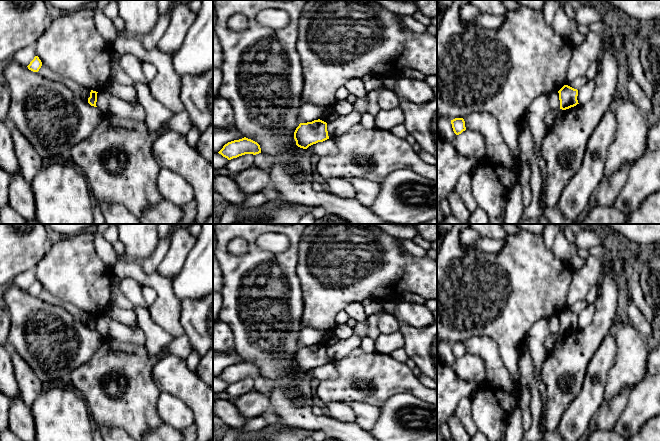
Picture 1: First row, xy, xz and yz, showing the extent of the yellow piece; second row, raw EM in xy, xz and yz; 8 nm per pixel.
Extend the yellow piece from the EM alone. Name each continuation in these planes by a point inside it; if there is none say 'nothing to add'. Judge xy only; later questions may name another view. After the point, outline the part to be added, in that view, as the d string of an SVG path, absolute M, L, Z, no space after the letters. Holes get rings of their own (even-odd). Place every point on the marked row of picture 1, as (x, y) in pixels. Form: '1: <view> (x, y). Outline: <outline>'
nothing to add

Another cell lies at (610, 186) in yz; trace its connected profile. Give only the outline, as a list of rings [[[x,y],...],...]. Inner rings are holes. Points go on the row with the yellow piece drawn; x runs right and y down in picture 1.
[[[623,164],[615,173],[604,175],[595,191],[598,206],[613,207],[613,204],[624,187],[630,172],[630,167]]]

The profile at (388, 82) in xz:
[[[380,76],[381,79],[381,85],[384,86],[386,89],[395,90],[395,84],[398,80],[398,77],[396,76]]]

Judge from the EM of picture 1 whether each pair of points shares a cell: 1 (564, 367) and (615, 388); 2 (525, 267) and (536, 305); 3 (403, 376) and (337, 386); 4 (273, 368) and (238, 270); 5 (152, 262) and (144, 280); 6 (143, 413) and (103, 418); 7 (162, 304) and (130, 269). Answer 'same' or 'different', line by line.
1: different
2: same
3: same
4: same
5: different
6: same
7: same

